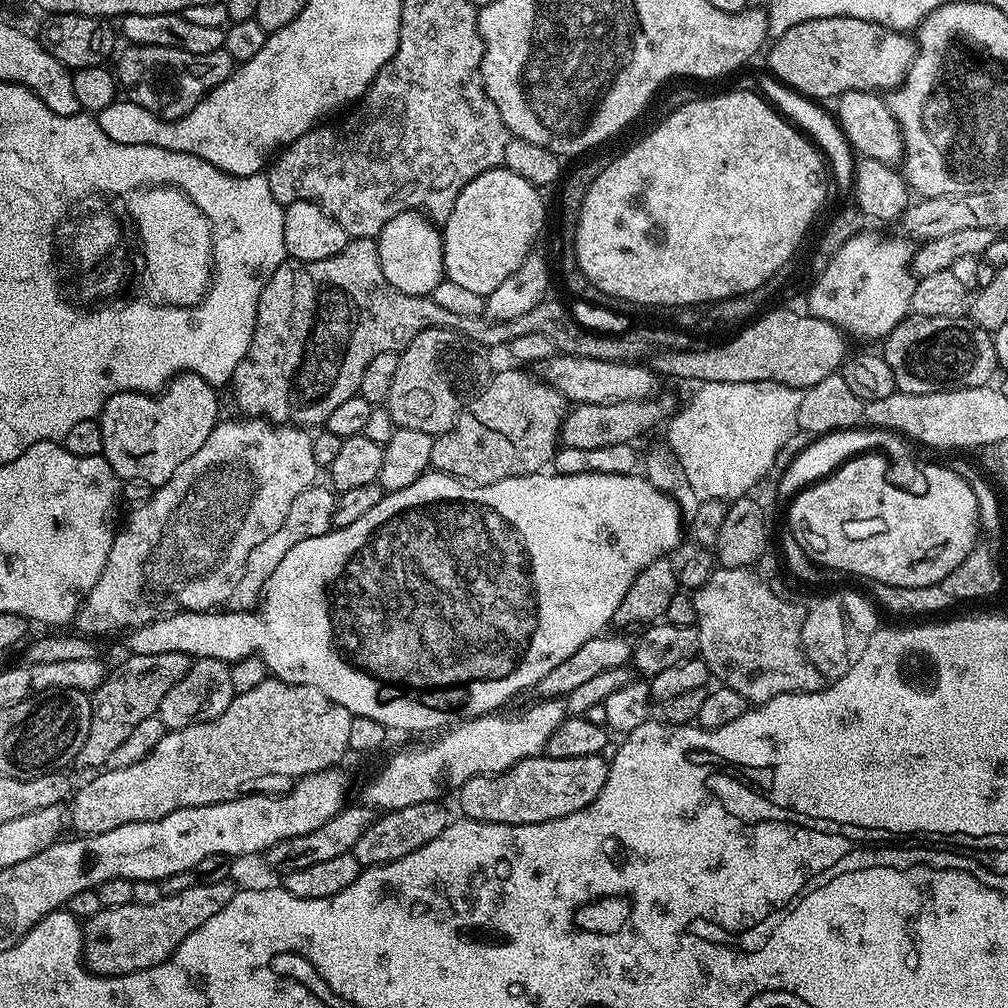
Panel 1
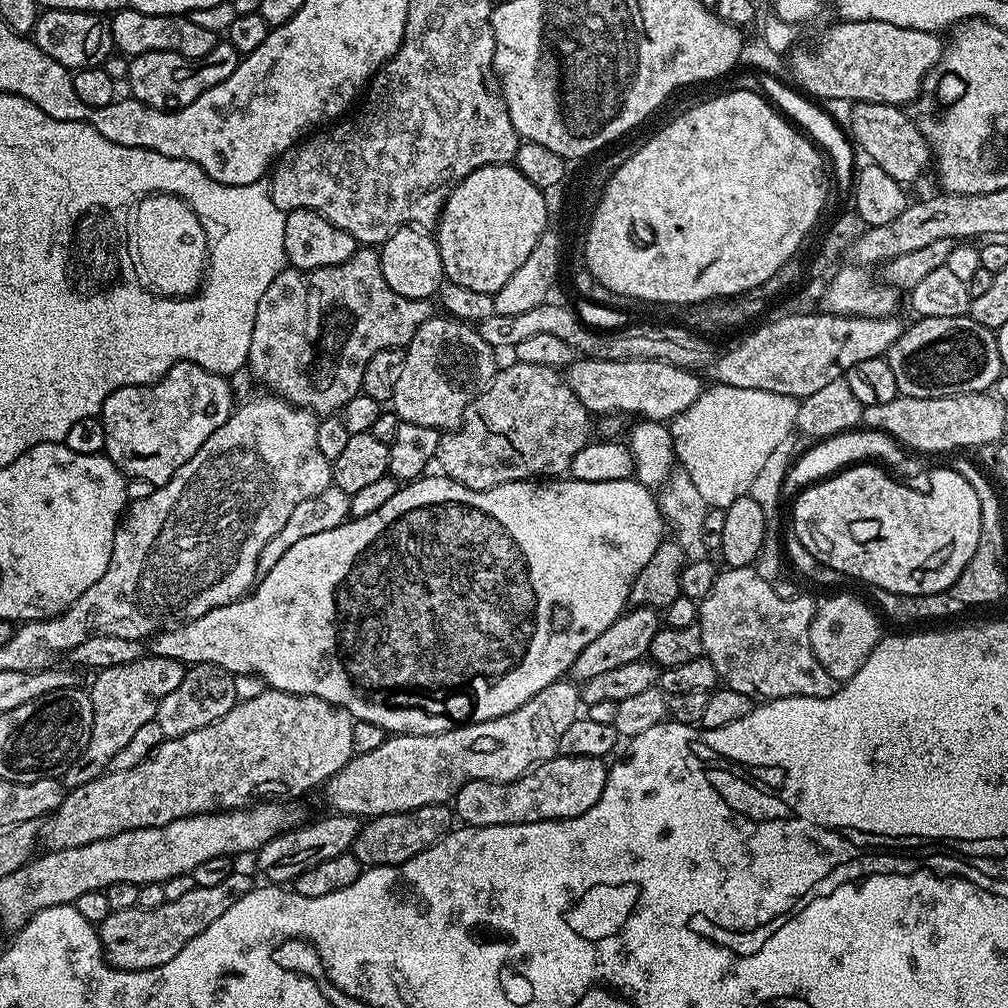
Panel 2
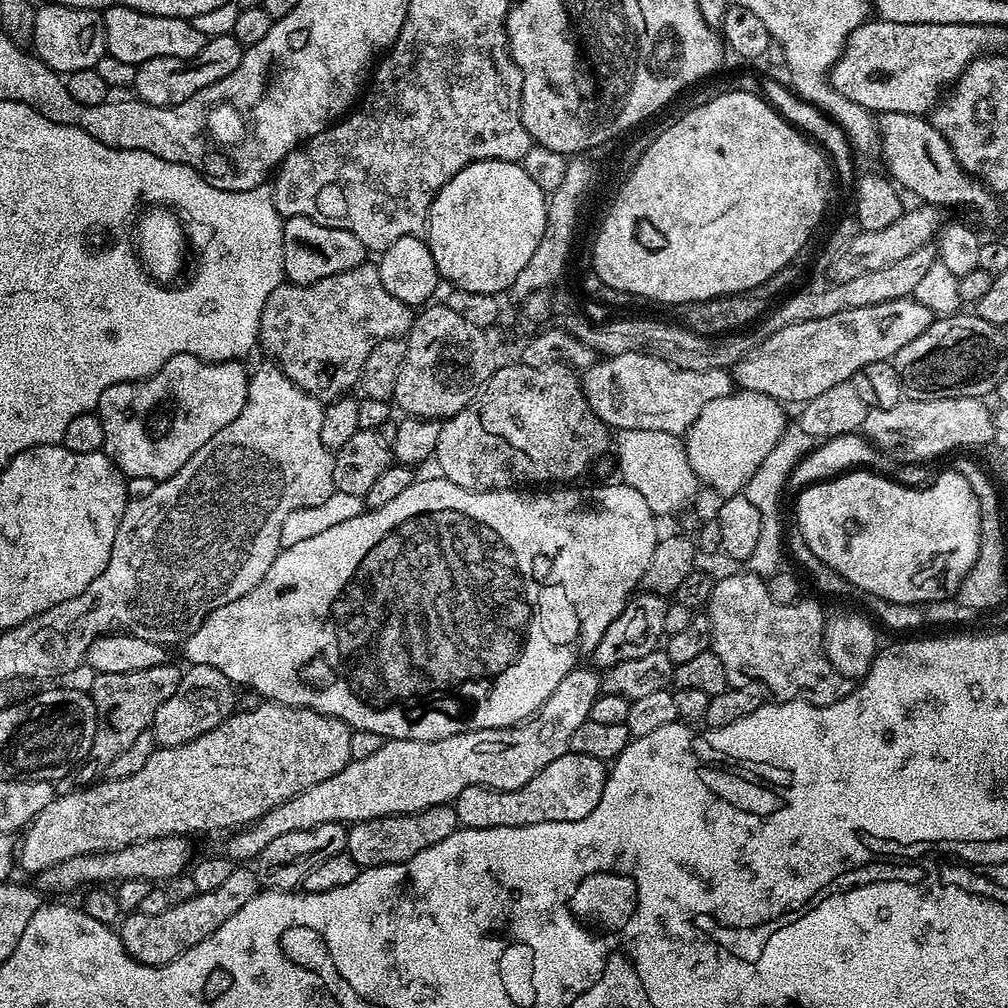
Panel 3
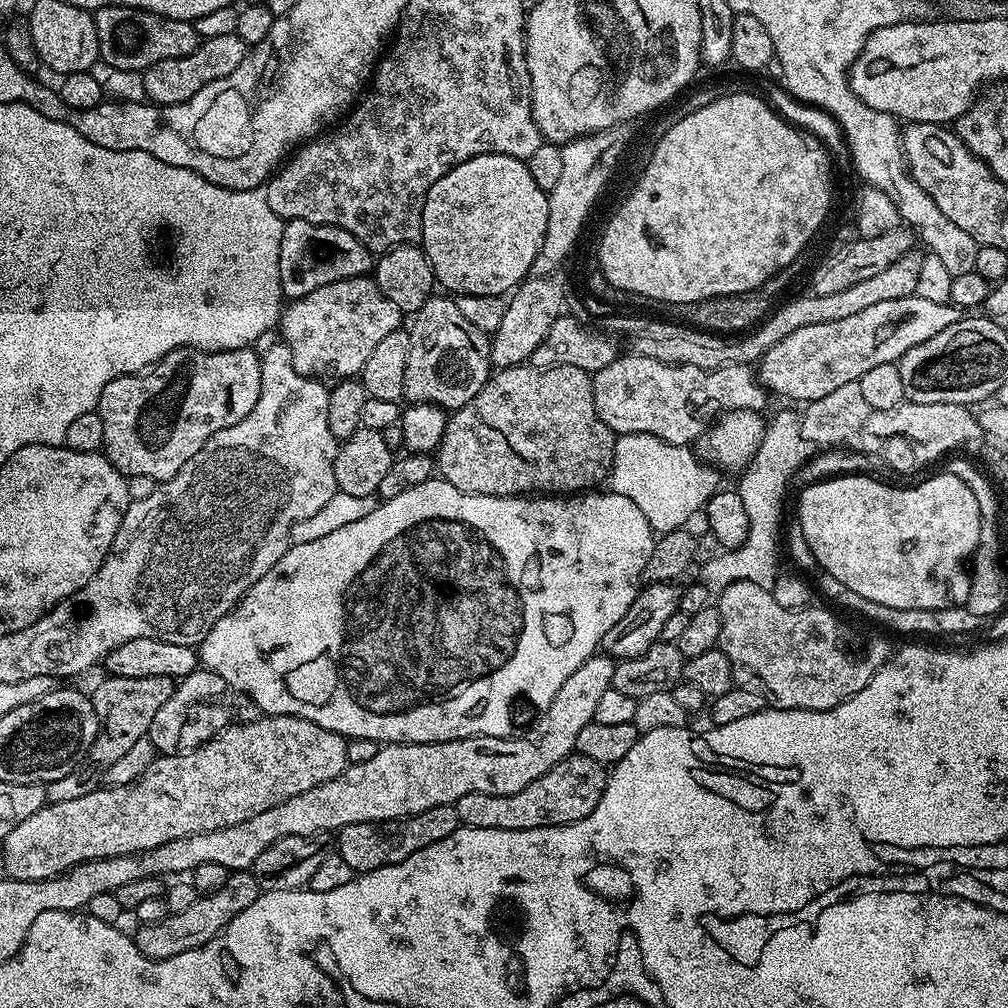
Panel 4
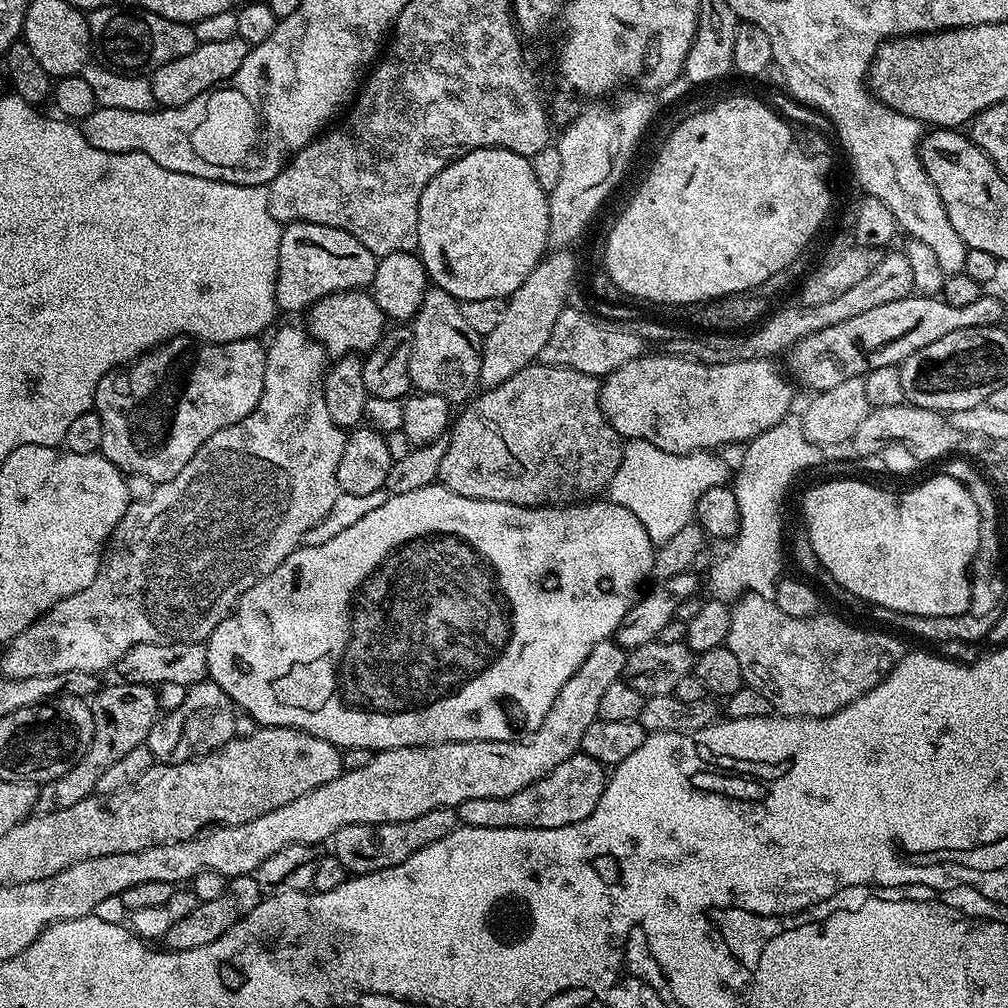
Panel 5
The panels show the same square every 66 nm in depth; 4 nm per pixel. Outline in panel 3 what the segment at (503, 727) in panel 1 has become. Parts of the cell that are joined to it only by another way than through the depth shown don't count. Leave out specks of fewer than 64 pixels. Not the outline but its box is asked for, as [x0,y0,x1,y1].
[226,666,600,862]

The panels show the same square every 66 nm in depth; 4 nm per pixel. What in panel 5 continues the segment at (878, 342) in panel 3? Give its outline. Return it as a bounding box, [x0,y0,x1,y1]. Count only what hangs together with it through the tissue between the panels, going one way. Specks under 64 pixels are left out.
[786,294,1003,393]

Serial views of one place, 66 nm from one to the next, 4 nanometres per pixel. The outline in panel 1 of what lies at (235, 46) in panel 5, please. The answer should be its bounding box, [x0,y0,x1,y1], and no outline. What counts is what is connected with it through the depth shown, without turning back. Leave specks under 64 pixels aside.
[114,46,234,120]

